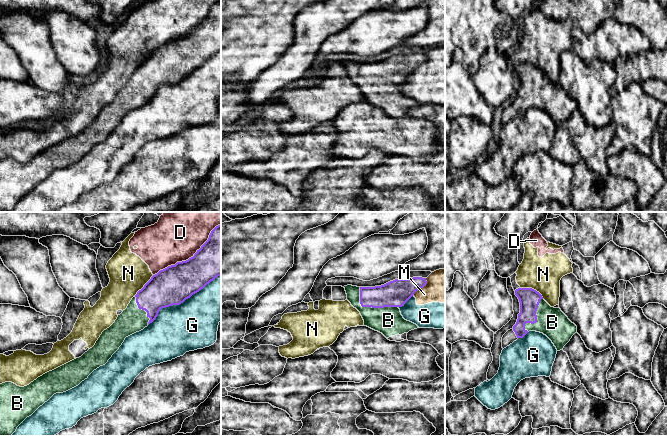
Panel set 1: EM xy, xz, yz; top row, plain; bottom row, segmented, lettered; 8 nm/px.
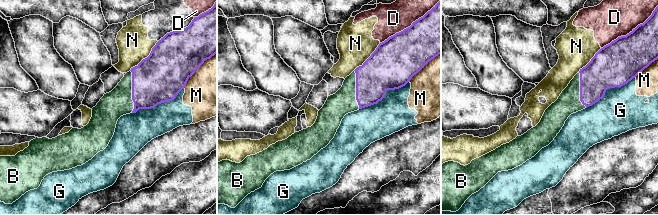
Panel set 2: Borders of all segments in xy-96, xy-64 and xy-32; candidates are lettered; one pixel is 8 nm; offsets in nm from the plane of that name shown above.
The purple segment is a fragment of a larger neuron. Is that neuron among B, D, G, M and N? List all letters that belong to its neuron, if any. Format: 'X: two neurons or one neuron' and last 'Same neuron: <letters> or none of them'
B: one neuron
D: two neurons
G: two neurons
M: two neurons
N: two neurons
Same neuron: B

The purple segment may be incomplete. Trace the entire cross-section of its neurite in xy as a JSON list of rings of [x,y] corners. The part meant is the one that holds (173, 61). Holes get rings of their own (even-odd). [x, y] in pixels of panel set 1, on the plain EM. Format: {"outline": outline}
{"outline": [[[221,0],[211,7],[208,16],[193,33],[168,42],[153,51],[132,74],[127,84],[118,91],[115,98],[102,108],[95,121],[81,133],[43,150],[24,163],[12,158],[0,160],[0,212],[11,212],[27,193],[31,192],[54,170],[63,169],[78,162],[94,146],[105,141],[125,114],[152,99],[162,84],[180,81],[218,52],[221,52]]]}

